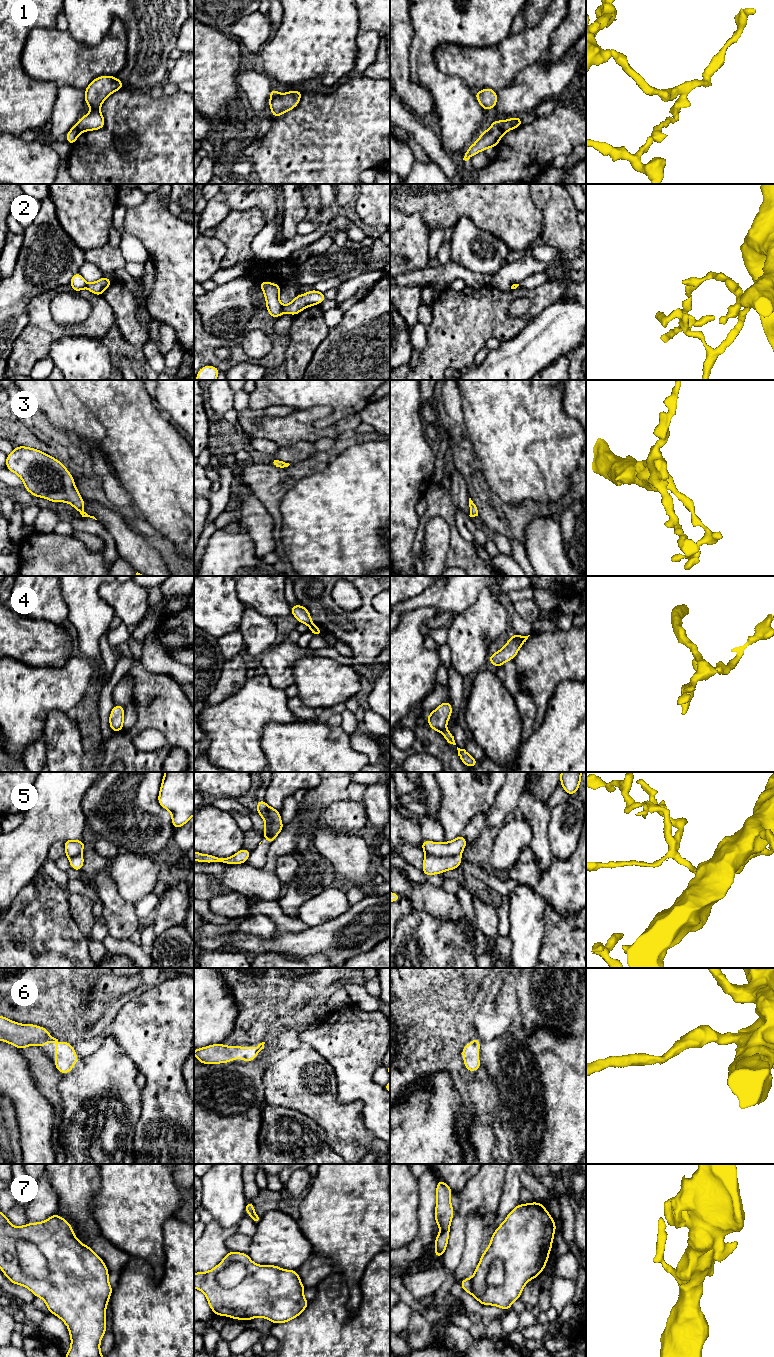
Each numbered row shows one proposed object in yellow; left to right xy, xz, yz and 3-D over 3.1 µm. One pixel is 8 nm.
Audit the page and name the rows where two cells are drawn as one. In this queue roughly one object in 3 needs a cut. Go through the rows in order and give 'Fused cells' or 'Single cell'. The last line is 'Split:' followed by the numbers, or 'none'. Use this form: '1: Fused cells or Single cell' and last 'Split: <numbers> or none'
1: Fused cells
2: Fused cells
3: Single cell
4: Fused cells
5: Fused cells
6: Single cell
7: Fused cells
Split: 1, 2, 4, 5, 7

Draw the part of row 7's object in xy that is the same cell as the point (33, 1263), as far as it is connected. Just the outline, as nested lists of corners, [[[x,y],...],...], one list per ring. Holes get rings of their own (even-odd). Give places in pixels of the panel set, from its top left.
[[[18,1240],[16,1250],[25,1275],[38,1280],[48,1277],[47,1260],[34,1244],[25,1240]]]

